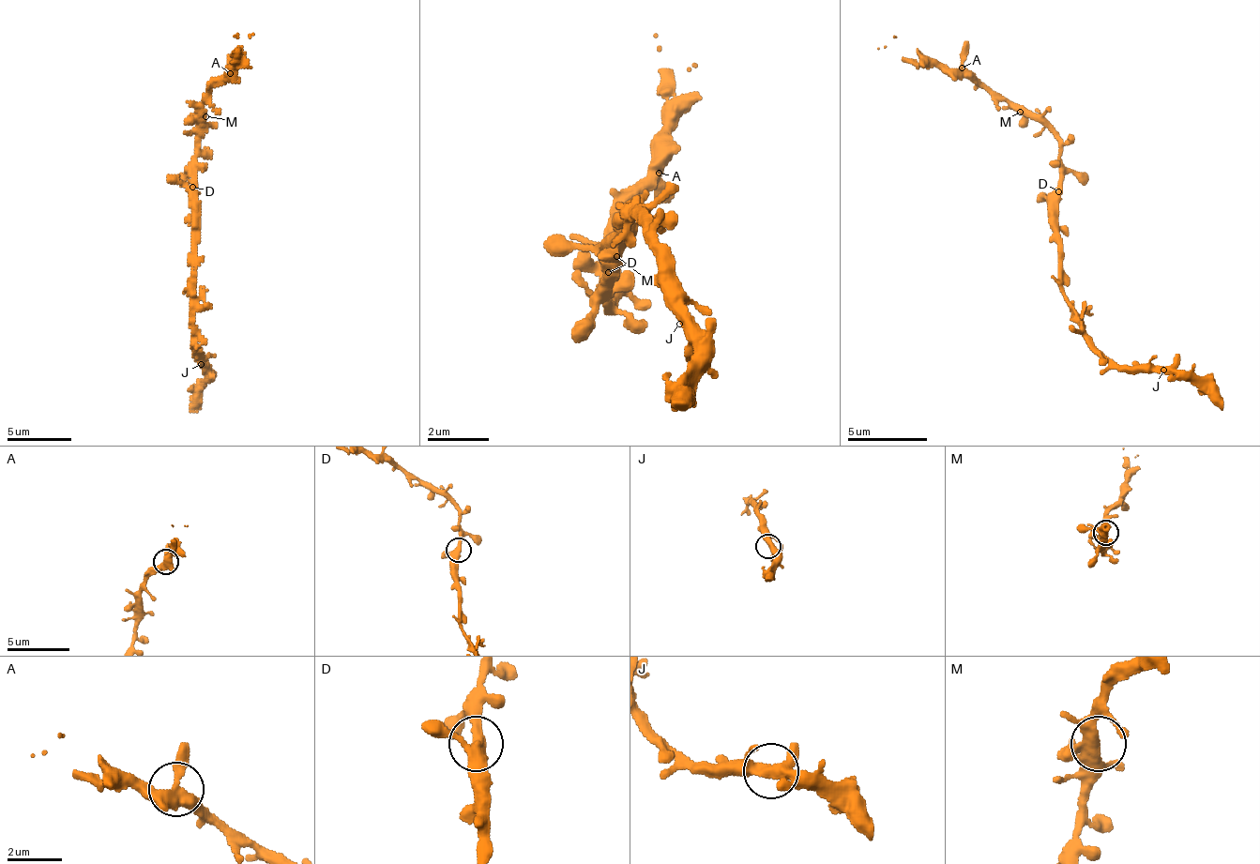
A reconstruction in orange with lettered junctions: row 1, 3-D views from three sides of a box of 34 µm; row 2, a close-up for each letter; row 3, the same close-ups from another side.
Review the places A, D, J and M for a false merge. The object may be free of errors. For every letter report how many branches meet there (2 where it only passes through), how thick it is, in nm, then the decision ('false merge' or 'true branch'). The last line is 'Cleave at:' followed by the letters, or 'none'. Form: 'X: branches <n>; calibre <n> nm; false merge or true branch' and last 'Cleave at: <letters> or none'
A: branches 4; calibre 400 nm; true branch
D: branches 3; calibre 360 nm; true branch
J: branches 4; calibre 380 nm; true branch
M: branches 4; calibre 360 nm; true branch
Cleave at: none

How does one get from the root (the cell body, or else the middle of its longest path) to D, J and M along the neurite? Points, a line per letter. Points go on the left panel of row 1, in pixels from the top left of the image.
D: (196, 211), (196, 190), (192, 187)
J: (196, 211), (192, 337), (198, 345), (196, 354), (201, 364)
M: (196, 211), (196, 140), (205, 116)

